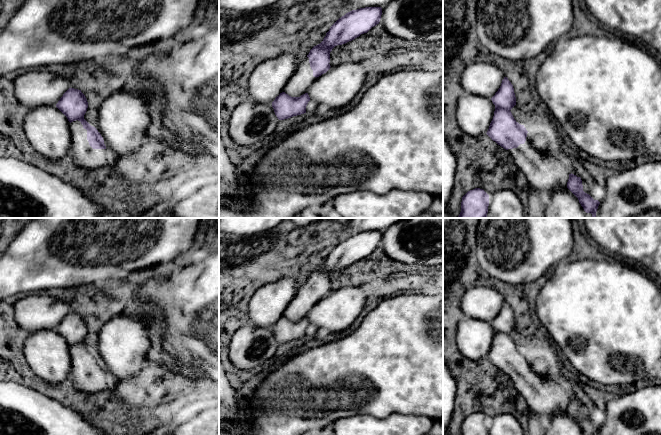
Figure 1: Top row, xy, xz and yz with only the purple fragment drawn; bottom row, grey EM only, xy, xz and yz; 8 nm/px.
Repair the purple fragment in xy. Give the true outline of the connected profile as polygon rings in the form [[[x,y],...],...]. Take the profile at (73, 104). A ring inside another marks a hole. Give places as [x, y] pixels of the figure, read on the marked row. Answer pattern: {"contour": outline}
{"contour": [[[69,88],[60,98],[56,107],[70,122],[69,154],[75,164],[87,169],[106,166],[110,158],[109,153],[101,134],[84,119],[88,102],[81,90]]]}

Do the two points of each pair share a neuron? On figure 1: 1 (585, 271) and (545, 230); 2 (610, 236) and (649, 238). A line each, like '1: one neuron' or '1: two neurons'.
1: two neurons
2: one neuron

